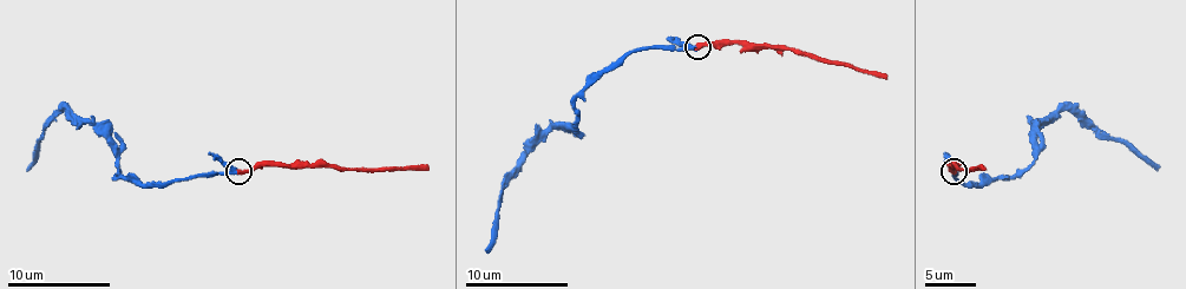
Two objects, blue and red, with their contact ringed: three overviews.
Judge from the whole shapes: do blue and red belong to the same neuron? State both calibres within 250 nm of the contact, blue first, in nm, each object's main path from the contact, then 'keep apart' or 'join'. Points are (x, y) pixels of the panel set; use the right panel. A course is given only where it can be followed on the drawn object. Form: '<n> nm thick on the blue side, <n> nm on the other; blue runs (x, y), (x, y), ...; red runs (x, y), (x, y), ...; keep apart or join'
280 nm thick on the blue side, 360 nm on the other; blue runs (954, 171), (965, 184), (1017, 177), (1035, 158), (1033, 131), (1061, 110), (1073, 110), (1160, 166); red runs (954, 171), (950, 164), (958, 169), (987, 169); join

